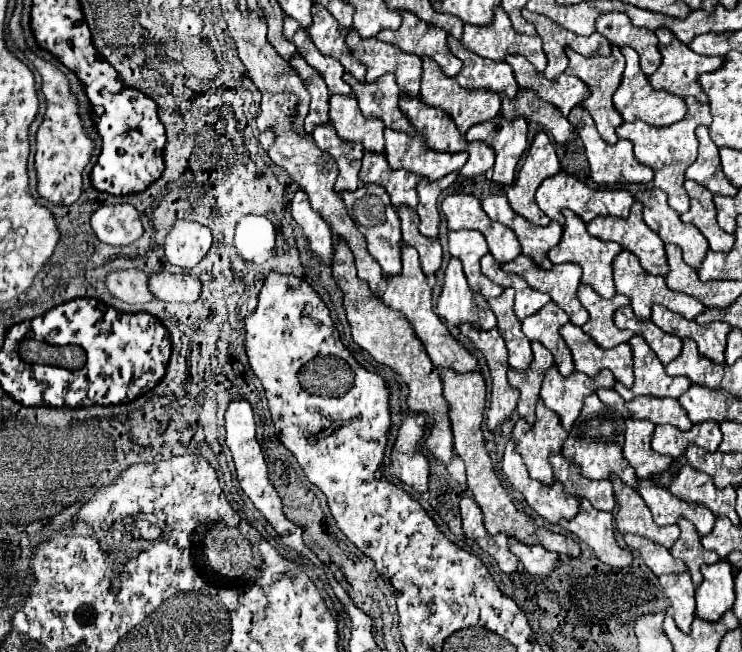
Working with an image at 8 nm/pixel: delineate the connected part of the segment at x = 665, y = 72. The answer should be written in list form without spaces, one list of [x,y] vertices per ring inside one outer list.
[[[660,28],[656,32],[660,44],[658,44],[658,50],[662,54],[662,64],[660,68],[648,78],[648,82],[652,84],[654,90],[666,90],[674,96],[680,96],[680,98],[688,98],[688,96],[694,96],[696,100],[700,100],[702,104],[708,104],[708,96],[702,92],[700,84],[698,84],[698,76],[704,74],[704,72],[712,72],[712,70],[718,70],[722,66],[722,60],[724,58],[718,58],[718,56],[698,56],[694,52],[690,52],[690,48],[686,44],[682,44],[670,30],[666,28]]]

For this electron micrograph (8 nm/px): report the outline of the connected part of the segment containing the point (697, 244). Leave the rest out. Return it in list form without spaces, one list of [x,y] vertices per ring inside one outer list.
[[[660,188],[636,192],[636,200],[644,204],[644,222],[662,238],[664,244],[682,248],[684,262],[698,270],[708,254],[706,238],[692,226],[682,224],[680,216],[668,206],[668,196]]]

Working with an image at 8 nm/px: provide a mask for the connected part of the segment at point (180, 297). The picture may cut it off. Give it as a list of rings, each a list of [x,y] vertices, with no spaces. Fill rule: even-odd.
[[[158,272],[148,276],[148,286],[154,298],[164,302],[194,302],[200,294],[200,280],[190,274]]]

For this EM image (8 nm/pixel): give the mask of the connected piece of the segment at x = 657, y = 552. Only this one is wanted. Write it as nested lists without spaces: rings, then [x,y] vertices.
[[[626,534],[624,536],[624,542],[628,544],[630,550],[638,550],[646,562],[646,566],[656,574],[656,576],[662,576],[662,574],[682,574],[686,572],[686,564],[682,564],[680,560],[676,560],[668,548],[662,548],[646,538],[640,538],[640,536],[634,536],[634,534]]]

